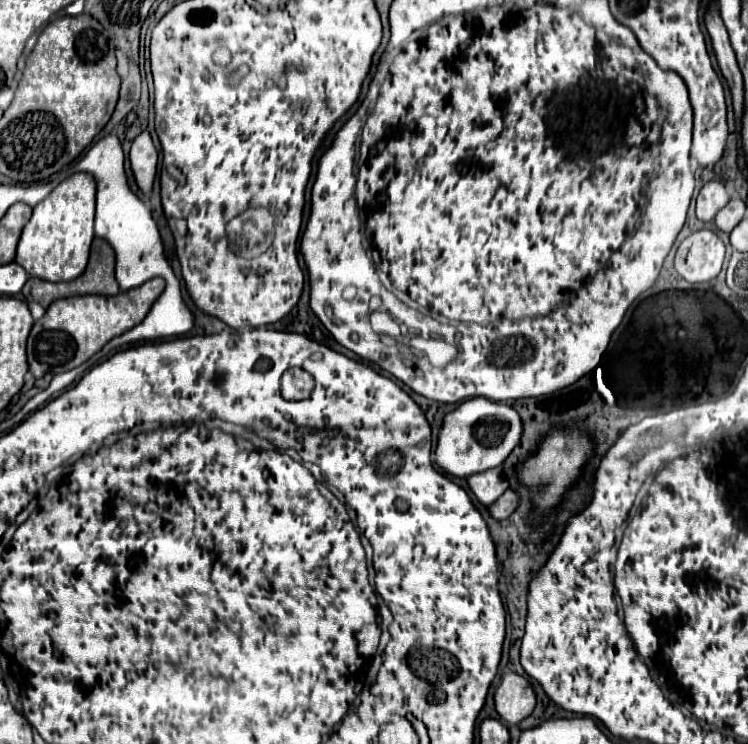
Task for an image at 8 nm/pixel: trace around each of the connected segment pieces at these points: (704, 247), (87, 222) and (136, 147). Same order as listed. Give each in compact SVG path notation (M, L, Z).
M710 230L692 232L680 242L674 268L688 282L710 282L720 274L724 260L724 242Z
M76 172L62 180L32 212L30 222L24 226L16 262L28 272L48 282L66 282L78 278L90 254L94 240L94 202L96 202L96 180L88 172Z
M142 132L134 142L130 150L130 164L132 172L136 176L138 188L144 194L150 194L154 188L156 178L156 166L158 166L158 152L154 148L154 142L148 132Z

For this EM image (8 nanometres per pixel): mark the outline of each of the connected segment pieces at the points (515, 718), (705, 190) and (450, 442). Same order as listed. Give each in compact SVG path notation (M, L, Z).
M506 672L502 676L500 686L494 694L496 712L506 720L510 726L516 726L524 718L528 718L536 706L536 694L532 684L514 672Z
M710 180L702 186L698 198L696 198L696 216L702 222L710 222L720 208L728 204L730 196L726 192L726 186L720 180Z
M486 398L468 400L444 416L438 434L436 462L444 472L458 478L468 478L470 474L500 466L518 446L520 438L522 438L522 420L512 406L492 402Z

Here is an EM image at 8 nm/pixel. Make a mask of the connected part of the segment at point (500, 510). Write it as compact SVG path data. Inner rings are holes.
M508 490L506 494L502 494L502 498L498 498L498 502L494 502L494 506L490 506L490 514L496 520L504 520L508 518L520 504L520 494L516 490Z

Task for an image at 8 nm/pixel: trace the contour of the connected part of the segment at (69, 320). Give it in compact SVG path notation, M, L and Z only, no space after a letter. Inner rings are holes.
M152 278L142 286L130 288L116 296L90 294L90 296L72 296L52 302L46 314L38 322L34 322L32 332L28 336L30 372L36 378L42 378L44 374L68 372L84 364L114 336L120 336L126 330L138 326L146 318L154 300L162 294L162 290L164 290L164 280Z

